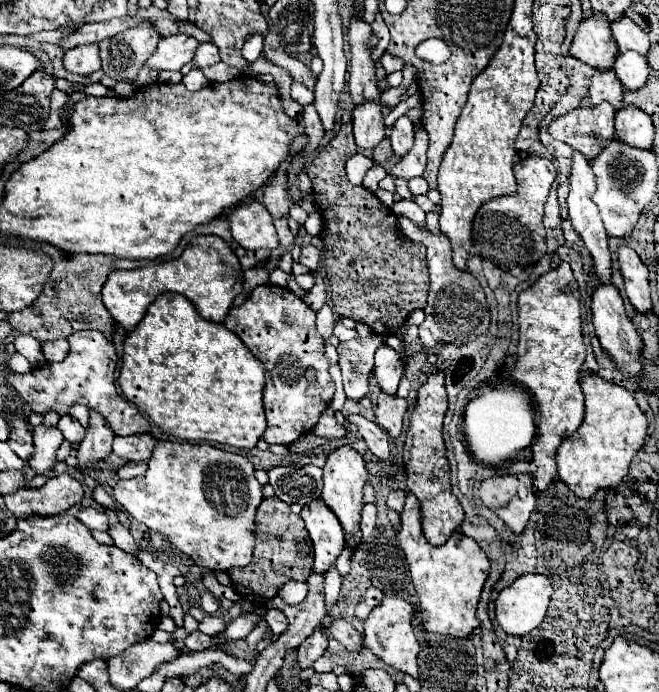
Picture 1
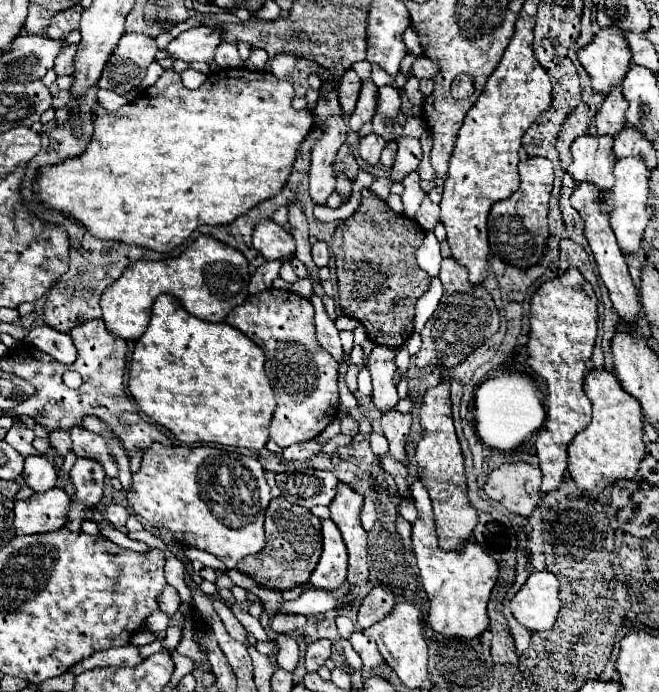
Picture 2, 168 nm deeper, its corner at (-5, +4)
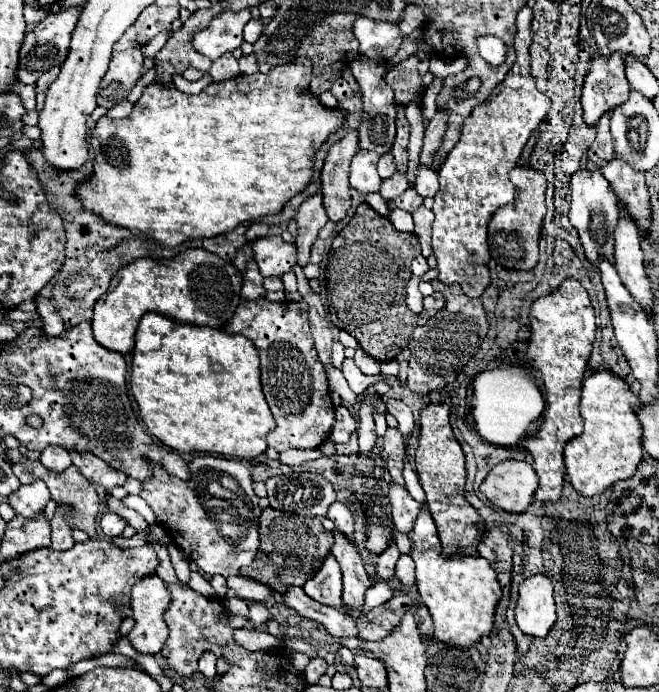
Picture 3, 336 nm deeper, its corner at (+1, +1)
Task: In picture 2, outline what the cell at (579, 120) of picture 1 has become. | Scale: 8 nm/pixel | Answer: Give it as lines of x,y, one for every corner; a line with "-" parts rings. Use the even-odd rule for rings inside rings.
584,134
572,142
572,164
568,172
576,182
594,182
600,190
614,186
612,168
616,158
612,154
614,140
610,136

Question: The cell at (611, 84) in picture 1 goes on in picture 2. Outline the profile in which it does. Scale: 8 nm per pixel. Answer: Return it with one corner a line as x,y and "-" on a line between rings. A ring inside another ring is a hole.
612,86
612,90
606,94
598,114
596,114
596,130
598,134
608,134
608,136
616,136
622,126
626,124
624,114
626,114
626,98
622,94
620,86

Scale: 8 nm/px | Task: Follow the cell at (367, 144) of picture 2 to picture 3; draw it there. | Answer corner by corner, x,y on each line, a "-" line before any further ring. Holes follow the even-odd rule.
358,151
358,155
352,159
352,169
350,169
350,185
352,189
360,193
378,193
380,191
380,175
376,173
376,163
378,155
372,151

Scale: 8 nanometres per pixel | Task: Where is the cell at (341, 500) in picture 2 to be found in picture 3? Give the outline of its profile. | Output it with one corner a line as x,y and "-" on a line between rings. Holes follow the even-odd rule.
334,531
334,537
336,541
330,555
338,561
342,571
342,583
344,583
342,605
350,611
362,611
364,593
372,585
372,581
364,569
356,543
352,543
346,535
340,535
340,531

